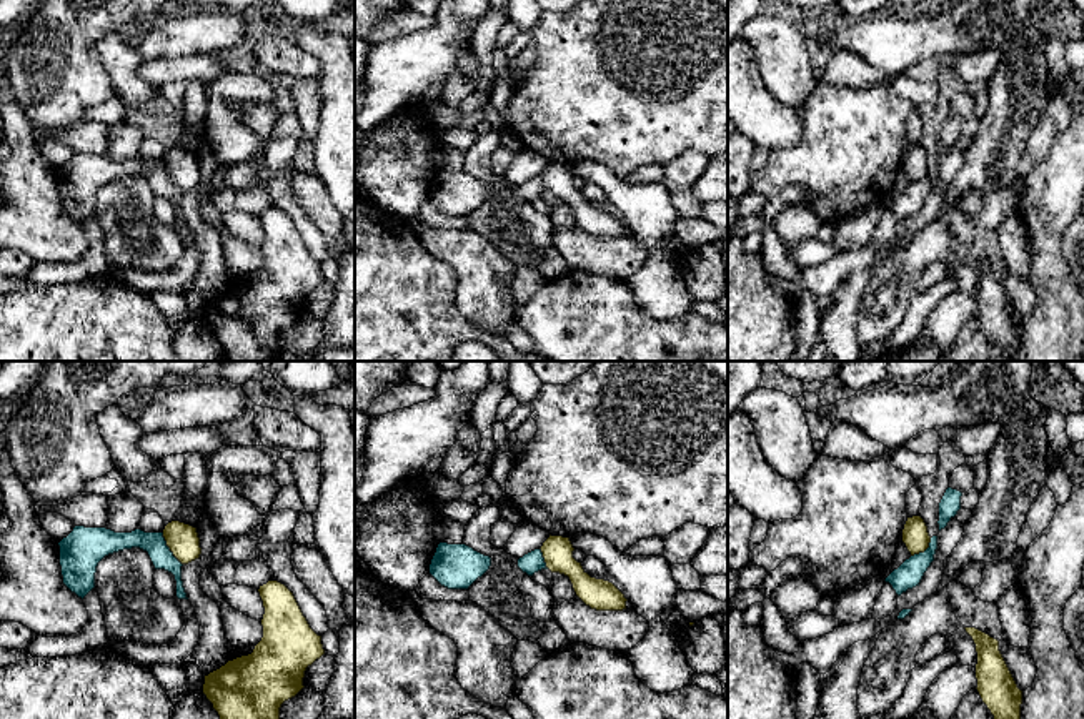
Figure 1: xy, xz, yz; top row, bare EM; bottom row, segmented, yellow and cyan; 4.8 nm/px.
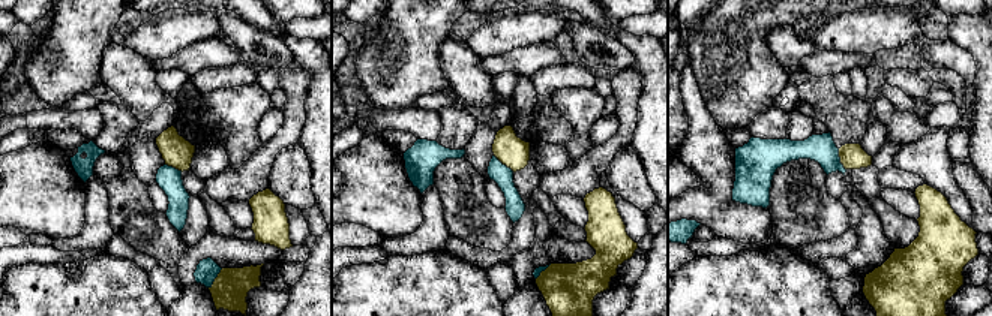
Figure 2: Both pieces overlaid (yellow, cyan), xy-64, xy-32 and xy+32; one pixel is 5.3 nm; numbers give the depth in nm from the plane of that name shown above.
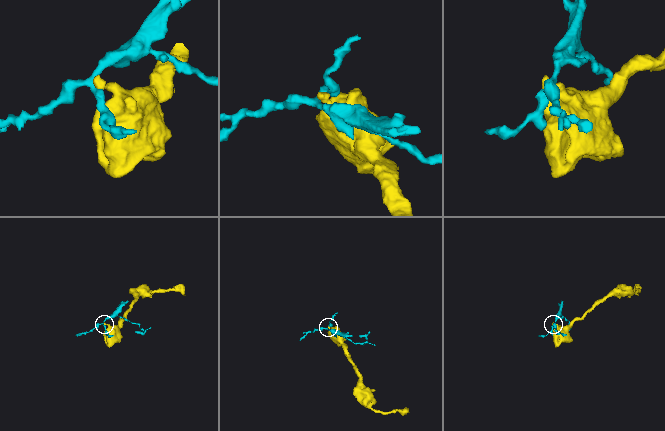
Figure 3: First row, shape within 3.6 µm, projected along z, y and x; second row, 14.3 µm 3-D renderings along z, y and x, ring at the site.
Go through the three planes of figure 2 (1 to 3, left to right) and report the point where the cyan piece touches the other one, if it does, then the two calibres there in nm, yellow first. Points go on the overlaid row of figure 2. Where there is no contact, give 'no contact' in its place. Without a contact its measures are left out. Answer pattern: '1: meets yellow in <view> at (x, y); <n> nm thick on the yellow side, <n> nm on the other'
1: meets yellow in xy-64 at (215, 279); 190 nm thick on the yellow side, 120 nm on the other
2: meets yellow in xy-32 at (505, 163); 160 nm thick on the yellow side, 110 nm on the other
3: meets yellow in xy+32 at (841, 159); 140 nm thick on the yellow side, 150 nm on the other

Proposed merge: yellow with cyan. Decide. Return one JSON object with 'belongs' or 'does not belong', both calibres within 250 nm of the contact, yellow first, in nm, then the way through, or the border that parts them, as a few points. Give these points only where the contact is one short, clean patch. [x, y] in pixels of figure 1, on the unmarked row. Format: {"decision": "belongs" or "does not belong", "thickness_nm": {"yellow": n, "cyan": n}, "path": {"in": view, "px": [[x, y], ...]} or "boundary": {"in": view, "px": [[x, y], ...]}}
{"decision": "does not belong", "thickness_nm": {"yellow": 150, "cyan": 110}}

